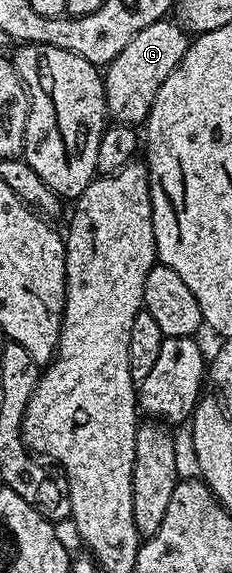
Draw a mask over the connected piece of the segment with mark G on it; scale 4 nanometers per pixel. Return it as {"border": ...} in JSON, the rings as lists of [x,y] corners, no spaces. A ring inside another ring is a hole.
{"border":[[[169,18],[157,19],[152,25],[140,29],[104,71],[106,85],[106,110],[114,123],[142,125],[150,116],[156,93],[164,81],[180,65],[184,53],[190,47],[191,36],[176,21]]]}

